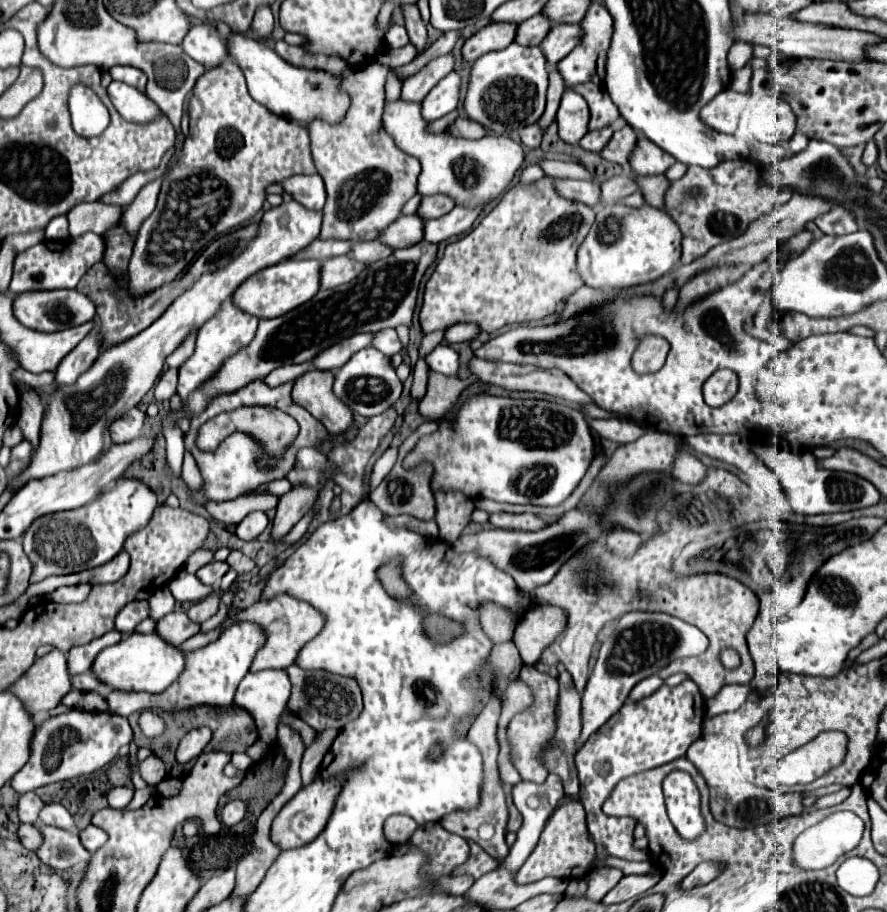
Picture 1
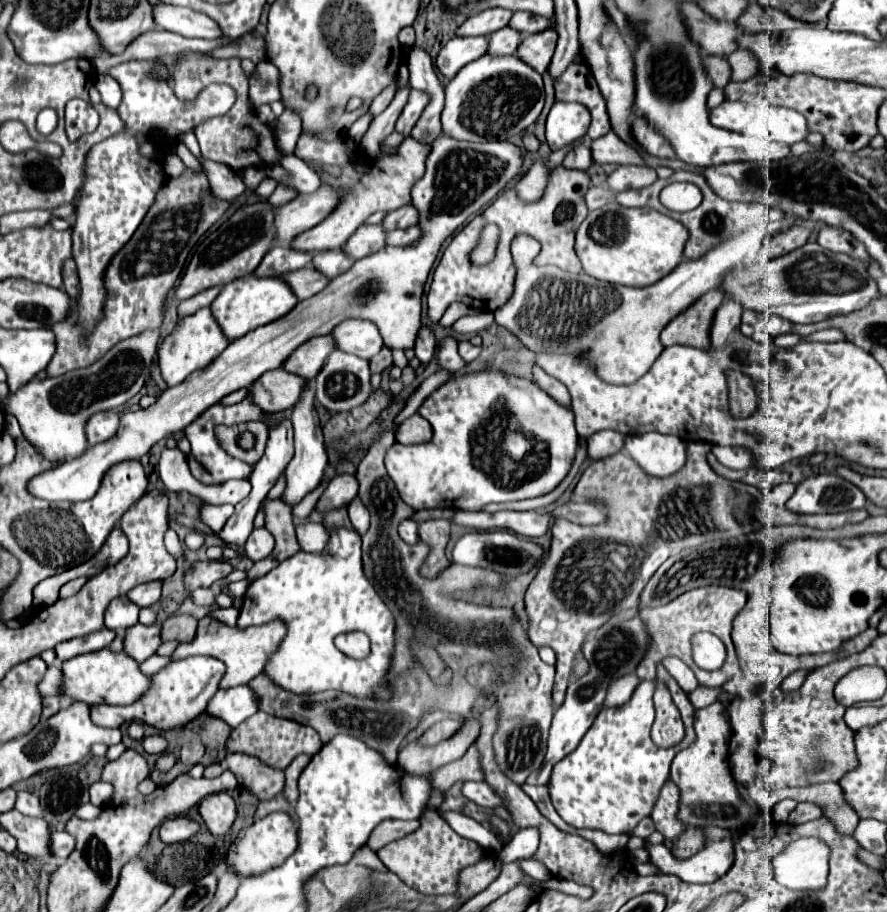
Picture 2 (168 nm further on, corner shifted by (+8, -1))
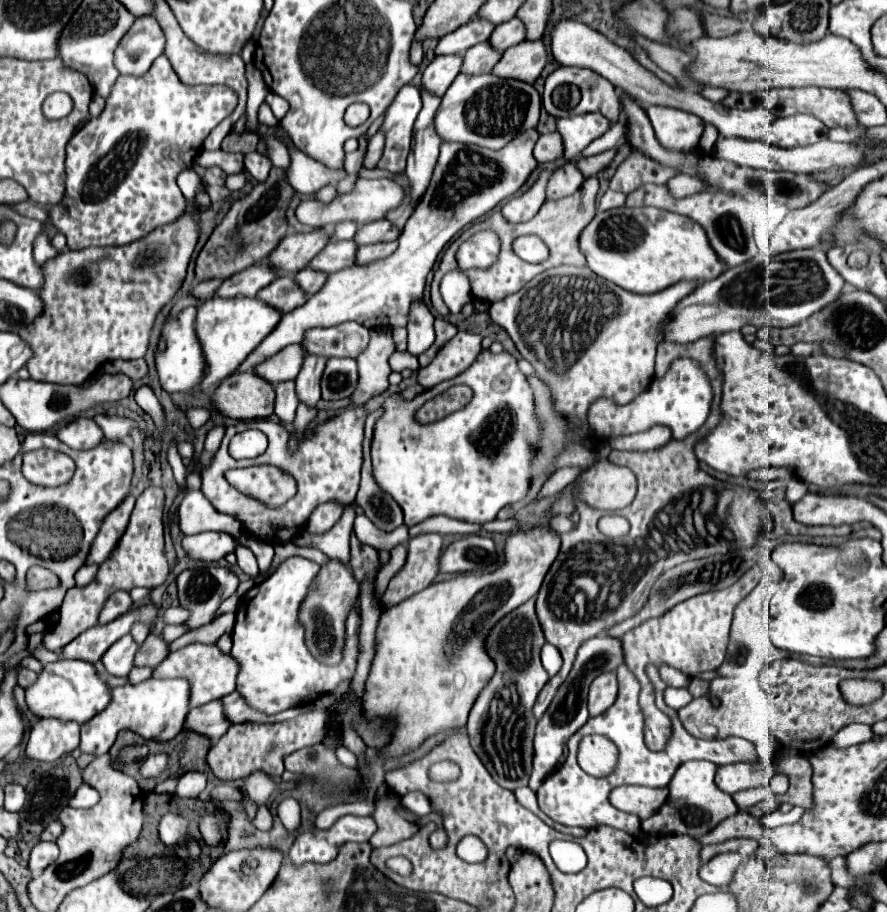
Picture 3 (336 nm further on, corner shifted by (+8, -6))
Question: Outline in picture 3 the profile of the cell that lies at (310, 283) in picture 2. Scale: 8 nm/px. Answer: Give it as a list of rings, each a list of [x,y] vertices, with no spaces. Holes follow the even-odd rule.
[[[292,276],[276,278],[264,290],[260,290],[258,296],[260,296],[260,300],[272,304],[274,308],[278,308],[284,314],[298,308],[298,306],[302,306],[308,300],[304,290],[296,284],[296,280]]]

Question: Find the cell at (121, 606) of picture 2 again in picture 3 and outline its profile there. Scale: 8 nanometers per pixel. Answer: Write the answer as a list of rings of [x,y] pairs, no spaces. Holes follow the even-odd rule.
[[[116,592],[108,598],[108,602],[104,604],[102,612],[100,612],[100,620],[98,624],[108,624],[112,620],[116,620],[118,616],[122,616],[124,612],[128,612],[132,608],[132,598],[128,592]]]

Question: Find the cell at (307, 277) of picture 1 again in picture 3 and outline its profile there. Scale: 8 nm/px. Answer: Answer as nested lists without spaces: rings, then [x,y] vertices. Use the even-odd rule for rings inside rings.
[[[214,296],[202,304],[196,316],[196,334],[200,338],[200,344],[204,348],[208,374],[204,376],[200,390],[206,390],[210,386],[220,384],[222,378],[226,378],[230,372],[234,372],[248,352],[252,352],[280,322],[282,314],[274,306],[248,296],[236,296],[236,298],[220,298]]]

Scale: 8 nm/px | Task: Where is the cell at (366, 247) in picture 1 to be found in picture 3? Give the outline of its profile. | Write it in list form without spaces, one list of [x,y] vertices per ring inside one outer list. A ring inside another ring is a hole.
[[[302,268],[296,276],[294,276],[294,280],[300,284],[300,288],[308,294],[308,296],[312,296],[312,294],[316,294],[324,284],[326,284],[326,278],[328,278],[328,274],[324,274],[324,272],[312,272],[312,268]]]

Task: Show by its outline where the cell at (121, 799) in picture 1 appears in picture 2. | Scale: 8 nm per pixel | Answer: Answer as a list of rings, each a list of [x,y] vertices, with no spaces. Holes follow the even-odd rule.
[[[96,781],[96,783],[90,785],[90,791],[88,793],[90,793],[90,803],[102,807],[112,797],[112,785],[110,783],[104,783],[104,781]]]

